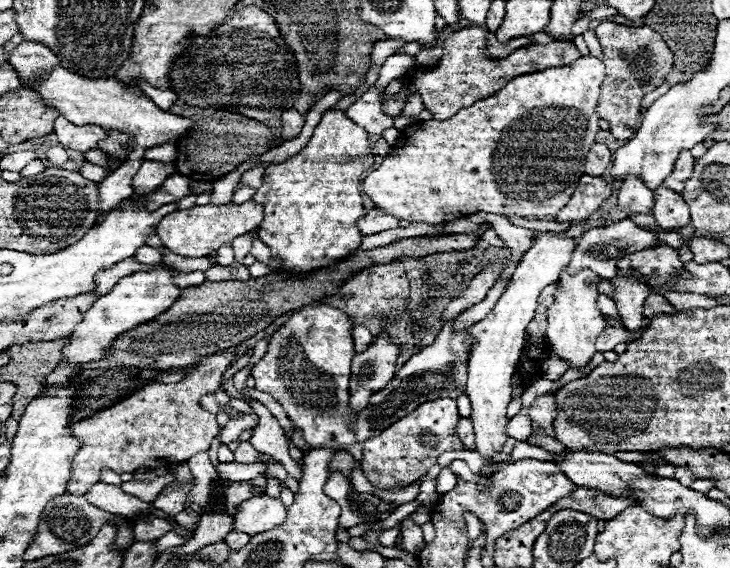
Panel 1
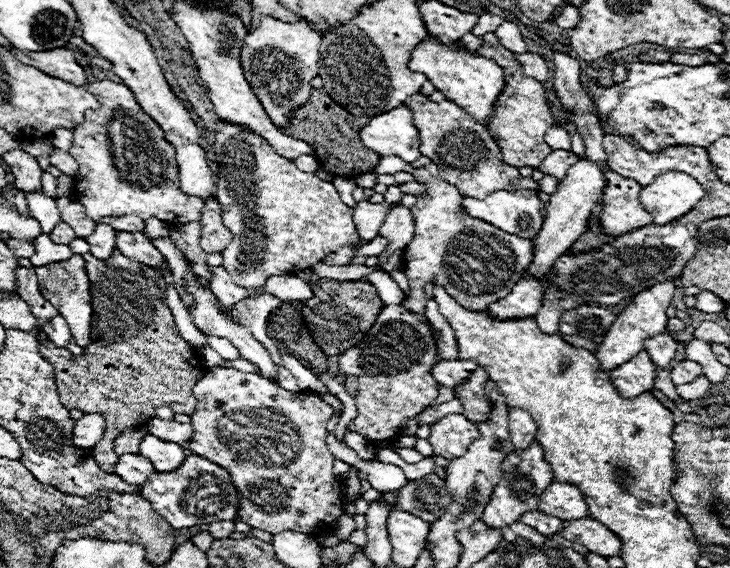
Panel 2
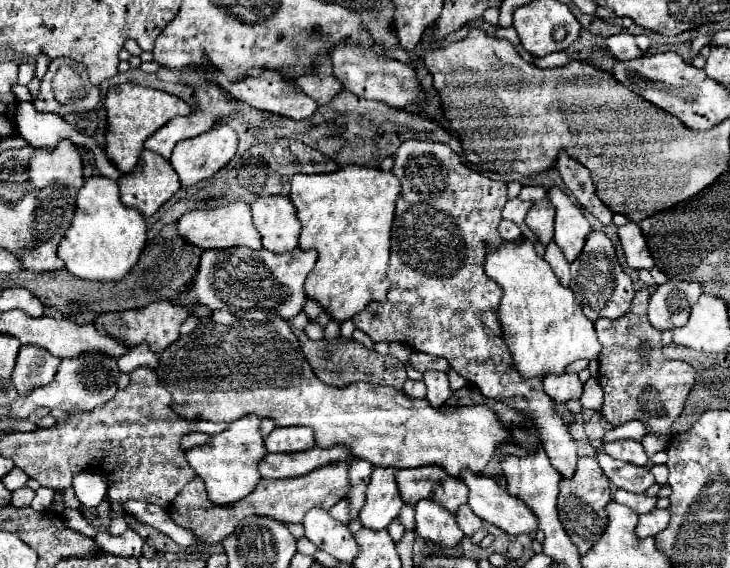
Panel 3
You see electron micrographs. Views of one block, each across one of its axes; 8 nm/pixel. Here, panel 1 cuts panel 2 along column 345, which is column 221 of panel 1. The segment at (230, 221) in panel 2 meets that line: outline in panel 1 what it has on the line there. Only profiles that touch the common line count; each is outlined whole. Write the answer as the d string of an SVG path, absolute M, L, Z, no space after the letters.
M248 200L244 204L204 204L204 206L192 206L188 210L178 210L172 214L166 214L160 224L156 234L160 236L162 244L178 254L178 256L186 256L186 258L200 258L200 256L208 256L212 250L218 250L224 244L232 244L232 240L236 236L242 236L250 230L256 230L258 224L264 218L264 208L262 204Z

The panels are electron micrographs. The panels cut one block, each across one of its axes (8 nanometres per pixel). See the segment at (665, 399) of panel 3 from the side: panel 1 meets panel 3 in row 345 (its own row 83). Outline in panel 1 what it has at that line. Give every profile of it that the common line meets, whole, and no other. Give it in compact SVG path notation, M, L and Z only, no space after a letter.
M604 22L596 28L596 36L600 40L602 60L606 64L606 78L600 86L596 114L610 124L610 132L616 140L630 140L638 128L638 110L642 98L664 82L674 66L674 58L658 32L646 26L632 28L616 22Z

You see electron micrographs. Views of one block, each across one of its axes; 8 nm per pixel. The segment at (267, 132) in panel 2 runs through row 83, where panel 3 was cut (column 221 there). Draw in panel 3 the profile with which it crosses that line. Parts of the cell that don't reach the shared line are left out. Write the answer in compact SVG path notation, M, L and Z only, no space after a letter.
M240 200L226 202L226 204L220 204L216 208L202 208L202 210L186 212L178 220L178 232L190 244L194 244L202 250L206 250L206 248L232 248L232 246L248 246L252 250L262 248L262 238L252 224L250 204L240 202Z

